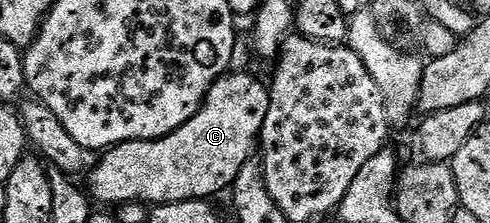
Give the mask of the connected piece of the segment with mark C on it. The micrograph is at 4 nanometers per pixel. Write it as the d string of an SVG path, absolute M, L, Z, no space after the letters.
M226 73L216 79L201 102L201 107L177 131L163 136L161 139L147 141L127 141L110 147L97 160L97 166L88 172L89 187L87 191L98 203L120 205L138 201L146 205L162 203L182 203L185 199L208 200L209 195L217 195L228 188L233 178L239 173L246 160L252 158L258 150L261 137L261 126L267 117L269 93L257 84L253 75L233 75Z

